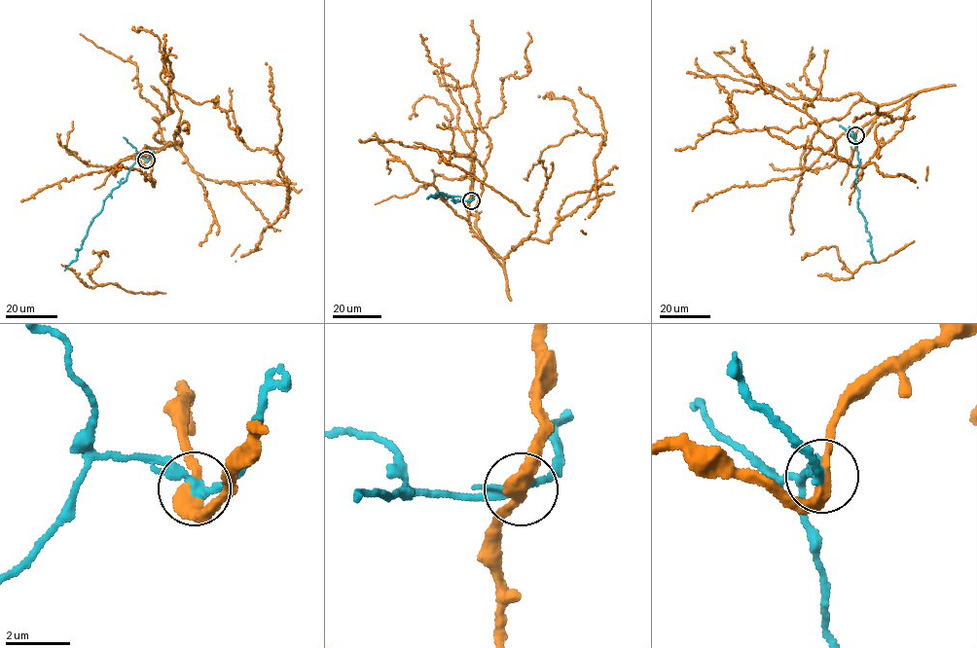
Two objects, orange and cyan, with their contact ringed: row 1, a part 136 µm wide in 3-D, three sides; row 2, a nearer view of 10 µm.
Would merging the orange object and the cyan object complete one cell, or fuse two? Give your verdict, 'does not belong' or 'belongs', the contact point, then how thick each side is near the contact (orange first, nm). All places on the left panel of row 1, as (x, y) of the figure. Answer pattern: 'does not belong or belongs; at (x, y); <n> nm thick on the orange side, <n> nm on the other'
does not belong; at (146, 160); 400 nm thick on the orange side, 240 nm on the other

